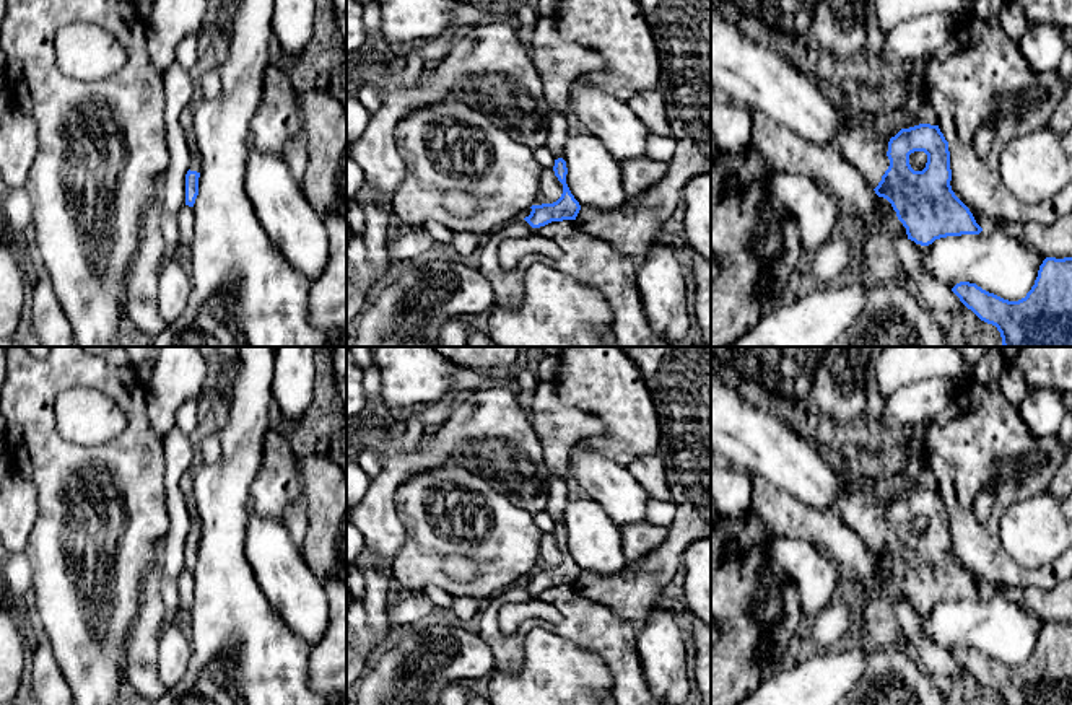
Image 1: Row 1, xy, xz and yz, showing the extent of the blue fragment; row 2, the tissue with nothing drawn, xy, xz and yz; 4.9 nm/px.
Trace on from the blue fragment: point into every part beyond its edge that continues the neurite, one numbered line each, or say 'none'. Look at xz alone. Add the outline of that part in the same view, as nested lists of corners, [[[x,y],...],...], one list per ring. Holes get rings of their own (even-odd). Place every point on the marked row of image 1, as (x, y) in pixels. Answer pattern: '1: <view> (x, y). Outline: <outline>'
1: xz (557, 131). Outline: [[[551,111],[547,117],[547,147],[553,153],[555,160],[563,158],[568,142],[566,114]]]

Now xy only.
1: xy (186, 121). Outline: [[[185,106],[179,116],[179,122],[181,122],[181,127],[184,130],[184,137],[185,137],[185,142],[187,142],[187,147],[189,147],[189,153],[190,153],[190,166],[189,169],[190,171],[197,171],[200,173],[202,171],[202,160],[198,156],[198,147],[197,147],[197,142],[195,142],[195,129],[194,129],[194,120],[192,120],[192,106]]]

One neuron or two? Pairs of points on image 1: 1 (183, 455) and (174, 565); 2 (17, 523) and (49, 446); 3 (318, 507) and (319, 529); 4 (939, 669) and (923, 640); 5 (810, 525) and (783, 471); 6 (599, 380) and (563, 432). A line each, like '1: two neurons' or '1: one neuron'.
1: one neuron
2: two neurons
3: one neuron
4: one neuron
5: two neurons
6: two neurons

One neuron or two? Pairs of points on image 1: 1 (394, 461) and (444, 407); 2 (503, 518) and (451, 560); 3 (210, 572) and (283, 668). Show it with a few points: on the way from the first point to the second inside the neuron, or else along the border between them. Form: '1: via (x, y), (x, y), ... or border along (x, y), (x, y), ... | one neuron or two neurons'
1: border along (464, 398), (438, 425) | two neurons
2: border along (441, 557), (469, 552), (480, 573) | two neurons
3: via (226, 596), (231, 616), (259, 643) | one neuron

